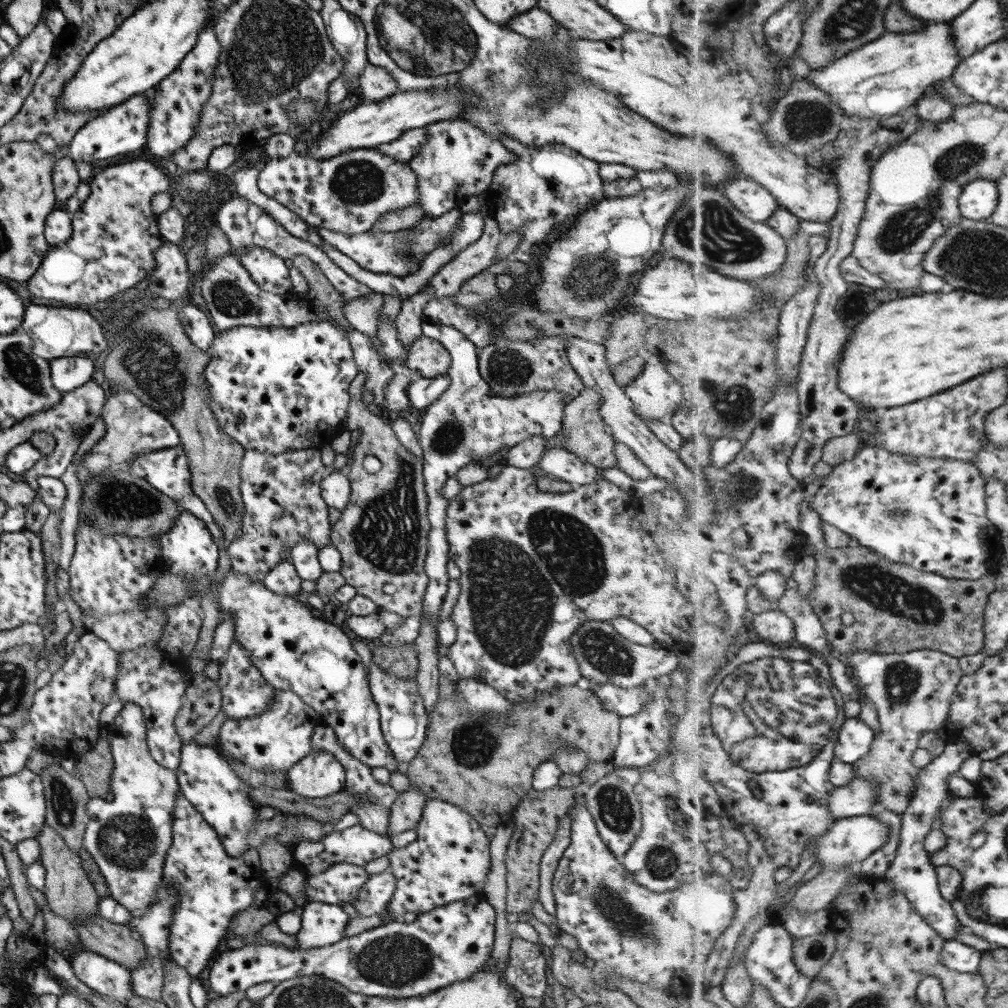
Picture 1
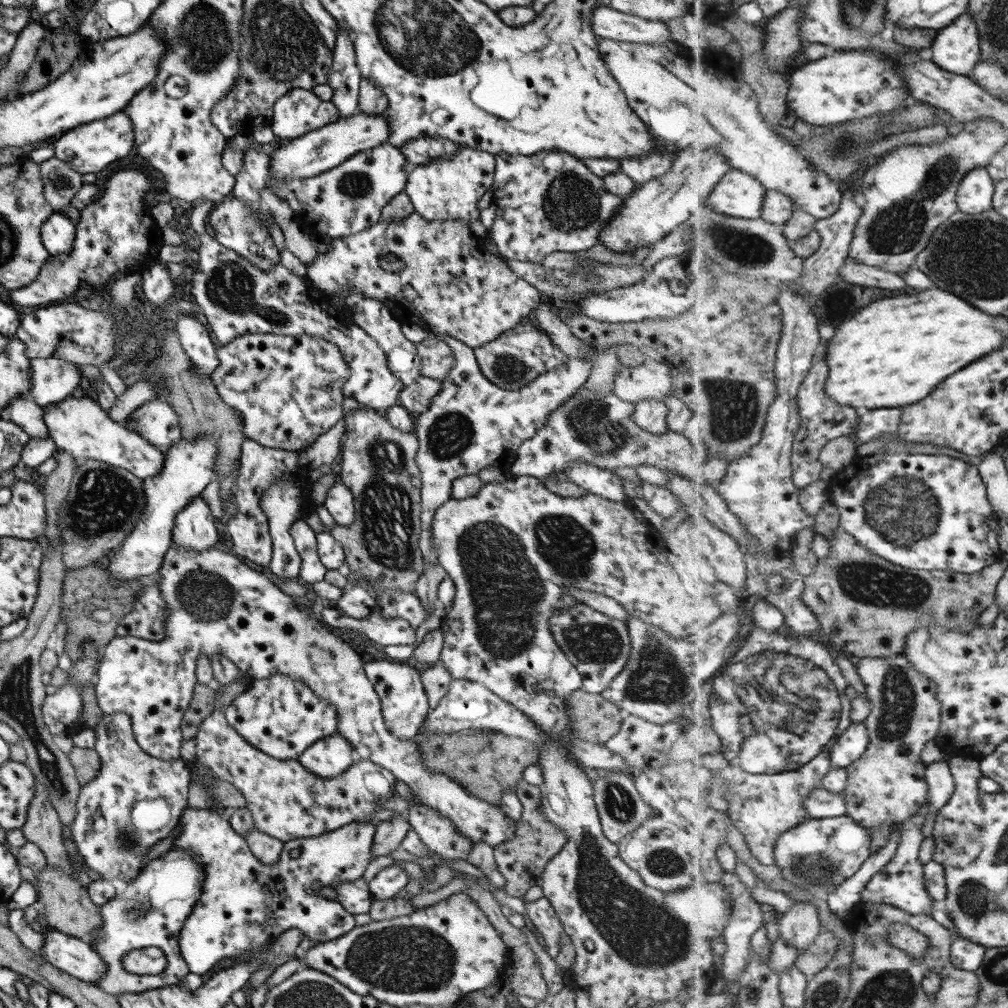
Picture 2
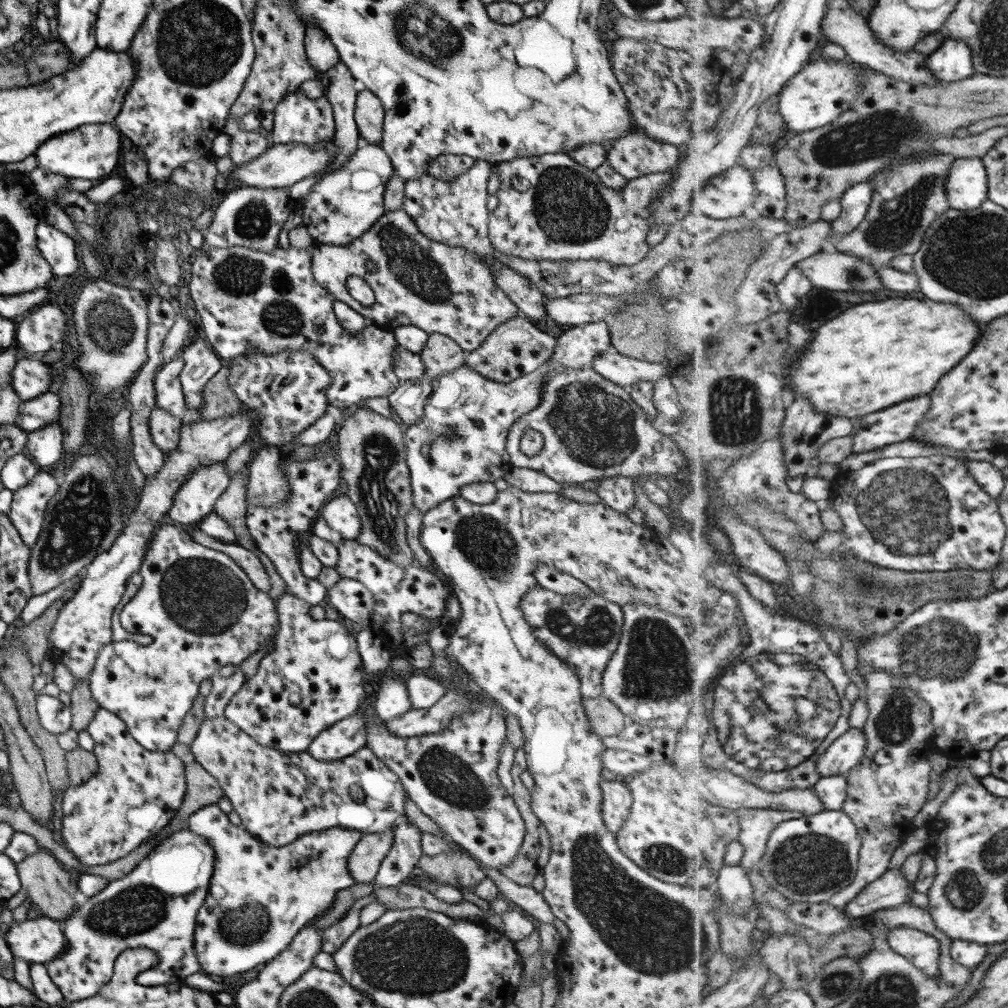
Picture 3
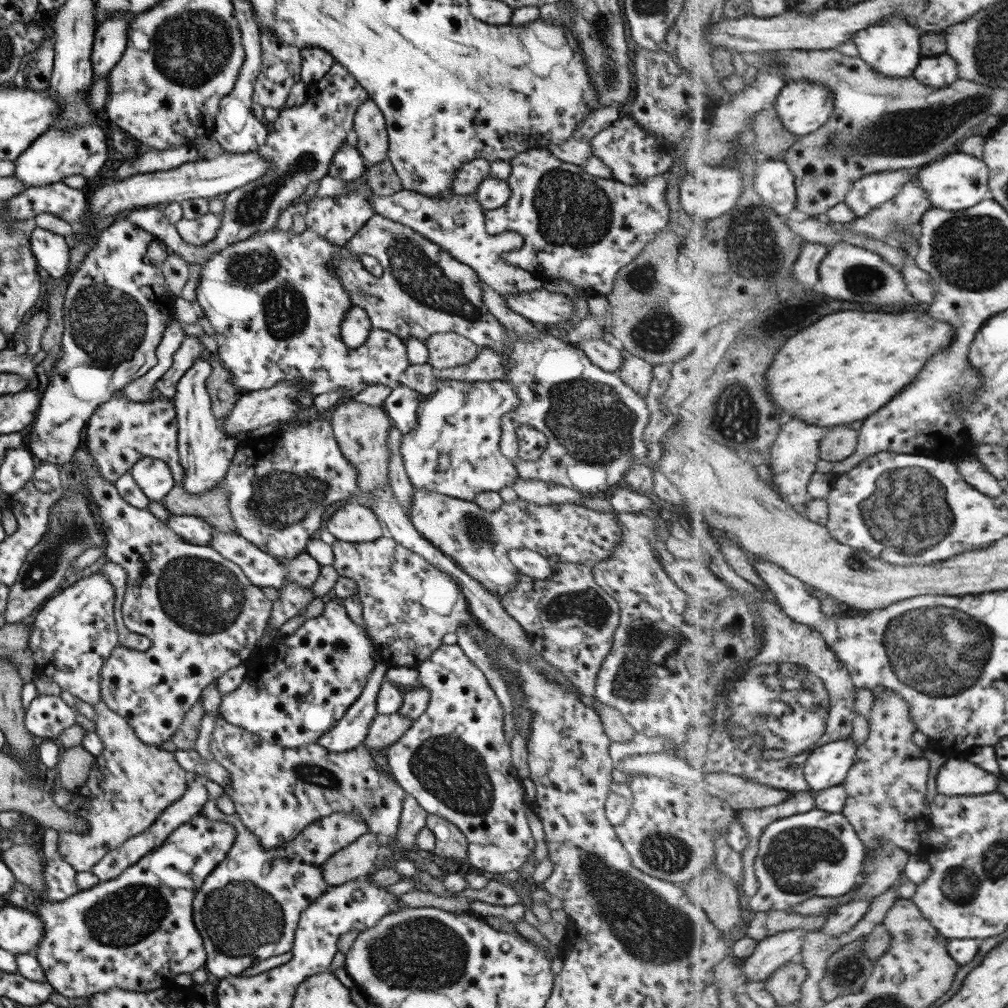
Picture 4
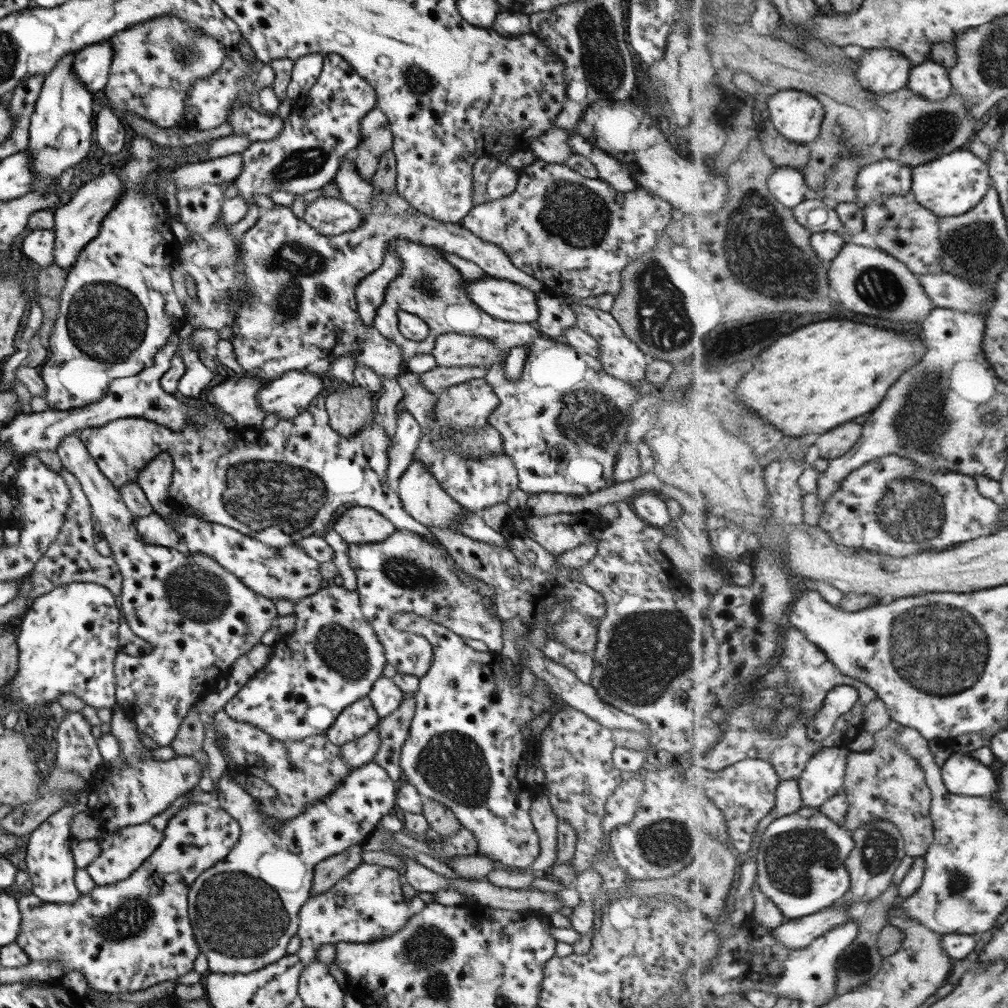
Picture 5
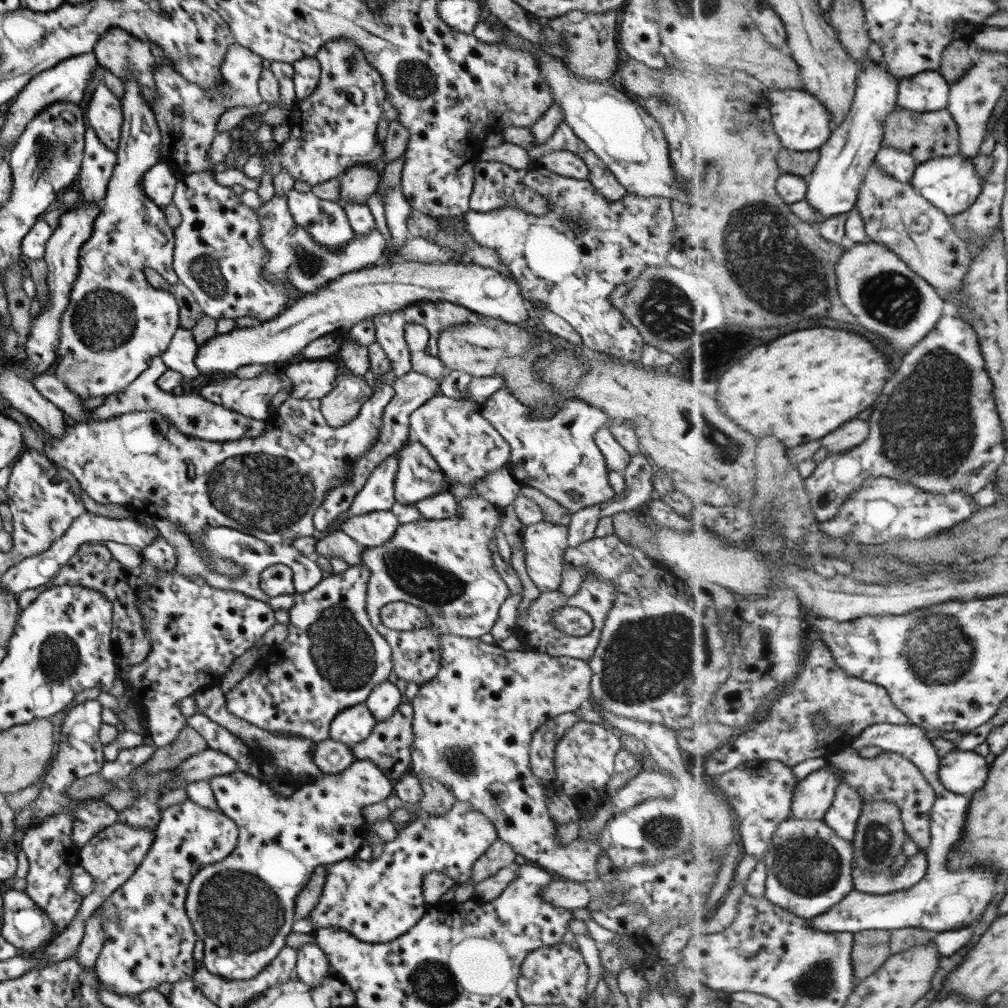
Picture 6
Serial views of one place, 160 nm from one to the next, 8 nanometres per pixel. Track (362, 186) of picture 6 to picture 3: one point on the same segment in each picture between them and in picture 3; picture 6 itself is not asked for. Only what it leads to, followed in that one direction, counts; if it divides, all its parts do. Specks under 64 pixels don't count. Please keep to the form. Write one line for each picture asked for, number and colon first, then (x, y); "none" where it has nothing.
3: (368, 114)
4: (368, 132)
5: (375, 137)

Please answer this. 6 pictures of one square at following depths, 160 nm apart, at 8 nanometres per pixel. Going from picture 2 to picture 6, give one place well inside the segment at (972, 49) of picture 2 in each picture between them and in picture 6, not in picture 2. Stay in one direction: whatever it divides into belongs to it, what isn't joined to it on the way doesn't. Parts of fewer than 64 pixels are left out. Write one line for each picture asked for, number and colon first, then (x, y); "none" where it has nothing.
3: (953, 61)
4: (942, 70)
5: (931, 80)
6: (930, 91)

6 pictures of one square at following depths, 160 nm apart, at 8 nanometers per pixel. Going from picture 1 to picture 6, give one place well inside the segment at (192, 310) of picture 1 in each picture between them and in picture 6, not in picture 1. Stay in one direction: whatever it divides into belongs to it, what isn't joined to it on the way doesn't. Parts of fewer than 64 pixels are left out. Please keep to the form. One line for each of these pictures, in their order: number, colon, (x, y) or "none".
2: (195, 340)
3: (199, 362)
4: (204, 452)
5: (193, 383)
6: (179, 355)

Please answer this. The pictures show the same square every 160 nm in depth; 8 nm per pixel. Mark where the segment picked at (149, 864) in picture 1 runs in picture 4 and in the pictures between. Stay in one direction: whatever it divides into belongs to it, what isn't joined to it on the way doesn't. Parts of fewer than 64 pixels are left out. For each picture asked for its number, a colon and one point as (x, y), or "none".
2: (134, 801)
3: (134, 793)
4: (129, 784)

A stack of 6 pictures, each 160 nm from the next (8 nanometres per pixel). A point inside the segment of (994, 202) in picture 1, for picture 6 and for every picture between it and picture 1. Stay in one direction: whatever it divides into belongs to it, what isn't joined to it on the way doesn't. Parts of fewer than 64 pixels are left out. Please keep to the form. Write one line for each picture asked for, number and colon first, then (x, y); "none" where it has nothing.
2: (976, 192)
3: (968, 188)
4: (959, 181)
5: (956, 183)
6: (952, 184)

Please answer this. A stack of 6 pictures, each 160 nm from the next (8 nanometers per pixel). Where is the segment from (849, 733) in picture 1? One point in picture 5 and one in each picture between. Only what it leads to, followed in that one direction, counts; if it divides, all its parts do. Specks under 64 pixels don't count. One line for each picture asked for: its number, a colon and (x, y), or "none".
2: (851, 746)
3: (845, 754)
4: (829, 765)
5: (824, 777)

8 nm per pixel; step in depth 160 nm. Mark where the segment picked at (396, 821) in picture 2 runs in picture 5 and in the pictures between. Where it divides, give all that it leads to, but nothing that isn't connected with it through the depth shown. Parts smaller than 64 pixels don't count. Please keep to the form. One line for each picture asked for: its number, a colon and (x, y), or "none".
3: (363, 863)
4: (356, 859)
5: (327, 872)

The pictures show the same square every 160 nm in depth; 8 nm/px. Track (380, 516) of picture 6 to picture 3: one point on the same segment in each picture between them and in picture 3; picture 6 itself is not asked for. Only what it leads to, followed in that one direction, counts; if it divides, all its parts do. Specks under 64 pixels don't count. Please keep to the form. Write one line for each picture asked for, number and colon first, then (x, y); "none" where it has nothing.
3: (340, 514)
4: (349, 522)
5: (356, 524)

